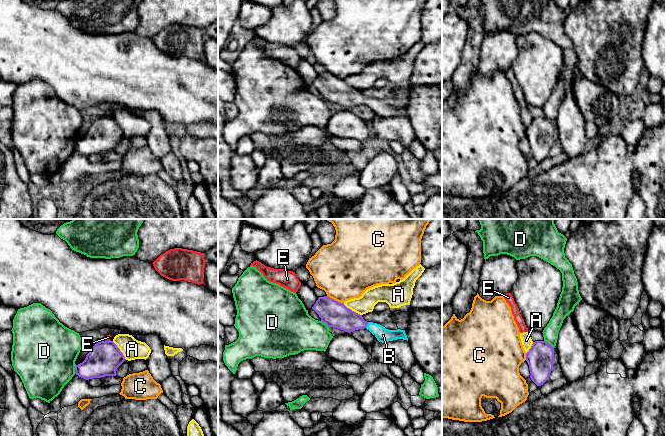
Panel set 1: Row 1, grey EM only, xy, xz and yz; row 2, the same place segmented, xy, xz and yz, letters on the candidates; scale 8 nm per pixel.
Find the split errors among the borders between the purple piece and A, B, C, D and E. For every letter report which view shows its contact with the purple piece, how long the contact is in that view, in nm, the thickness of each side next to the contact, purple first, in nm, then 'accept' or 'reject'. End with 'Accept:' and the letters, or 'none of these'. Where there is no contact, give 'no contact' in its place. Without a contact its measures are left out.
A: meets purple in xz; contact 180 nm long; 220 nm thick on the purple side, 140 nm on the other; reject
B: meets purple in xz; contact 50 nm long; 190 nm thick on the purple side, 120 nm on the other; accept
C: meets purple in xz; contact 150 nm long; 220 nm thick on the purple side, 460 nm on the other; reject
D: meets purple in yz; contact 110 nm long; 220 nm thick on the purple side, 130 nm on the other; reject
E: meets purple in xy; contact 50 nm long; 260 nm thick on the purple side, 30 nm on the other; reject
Accept: B

